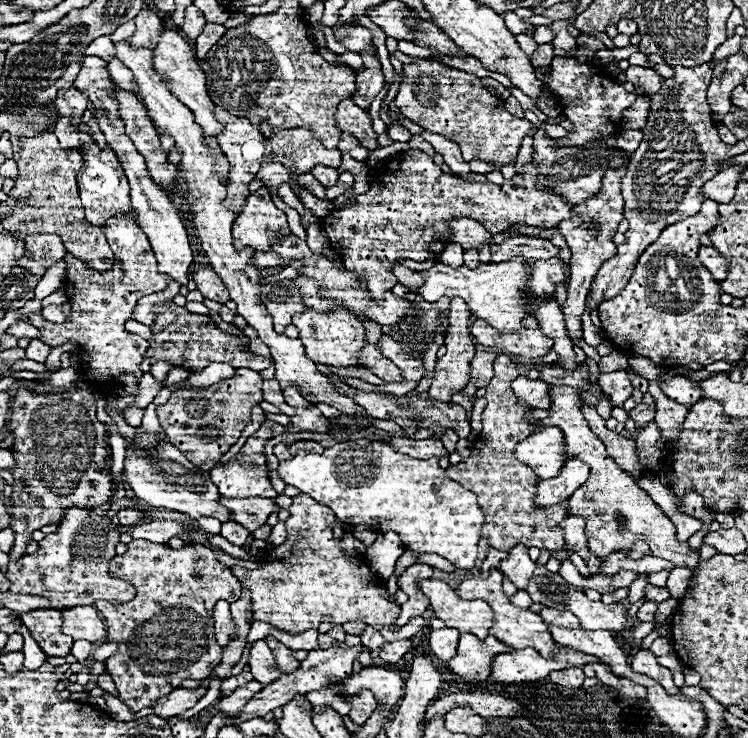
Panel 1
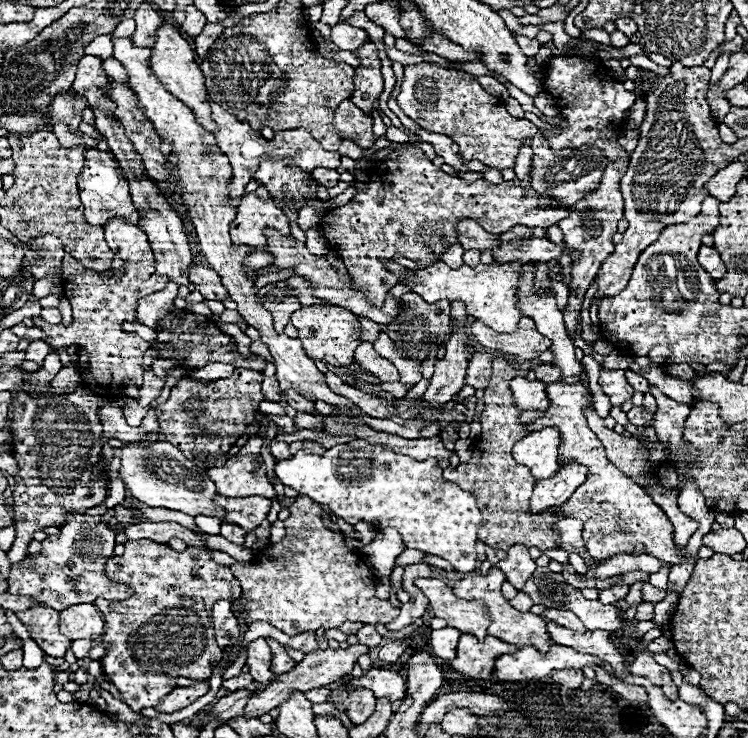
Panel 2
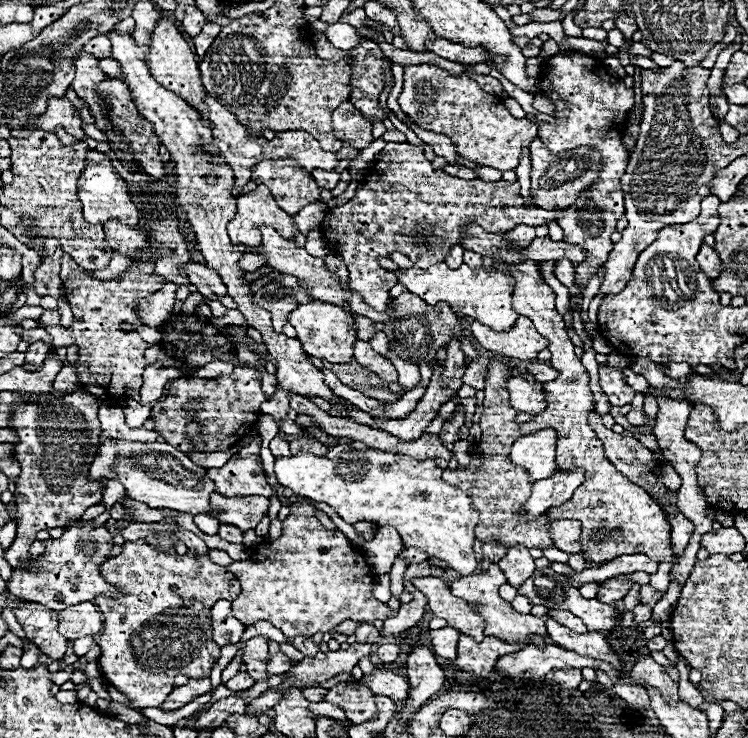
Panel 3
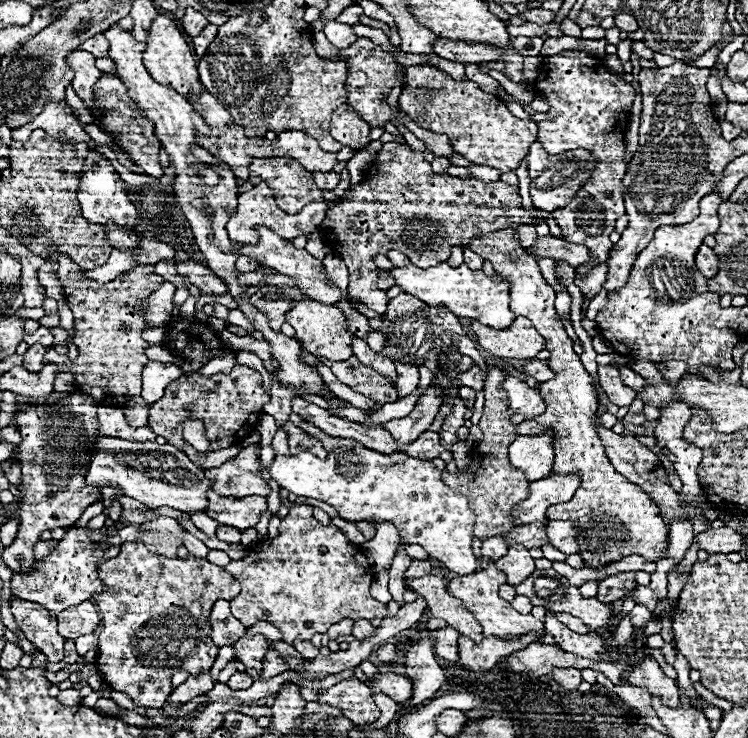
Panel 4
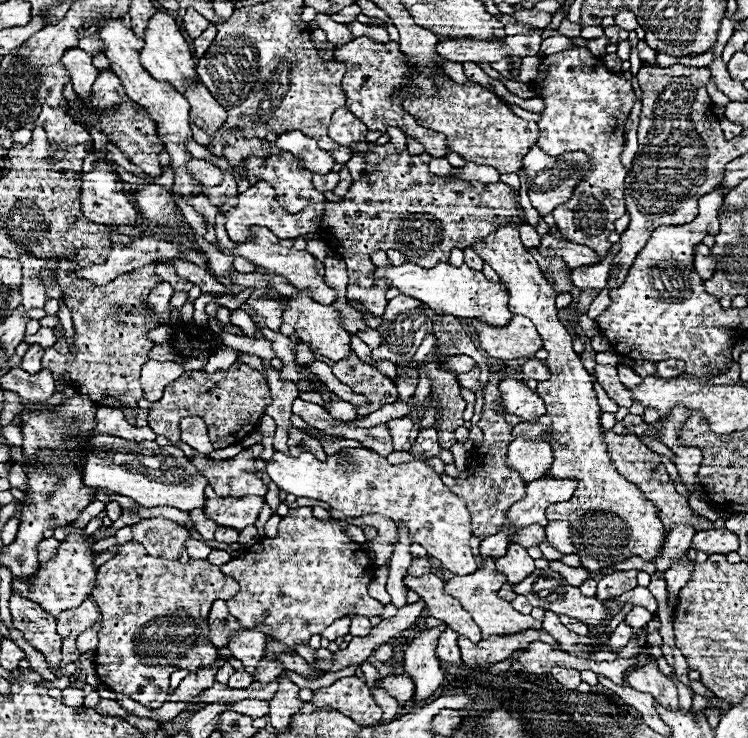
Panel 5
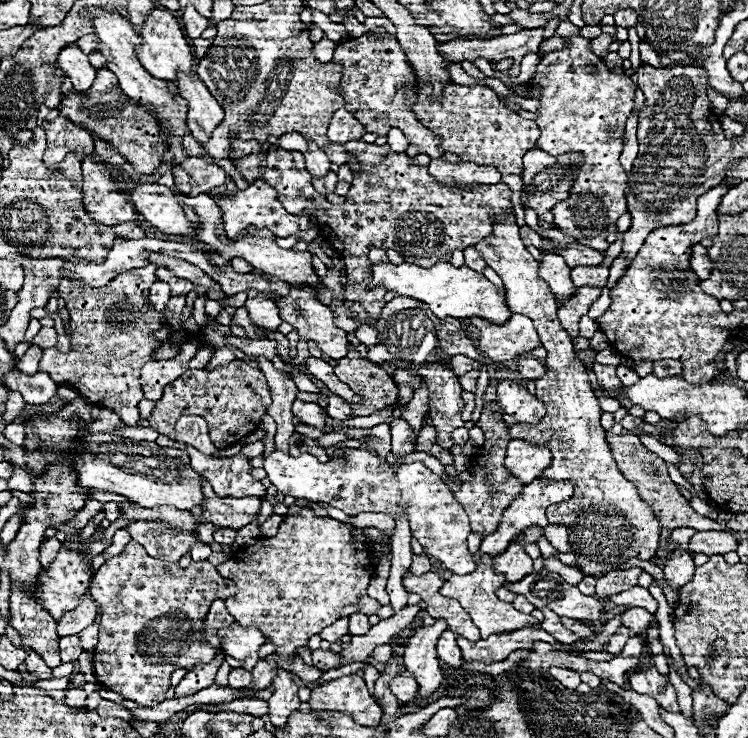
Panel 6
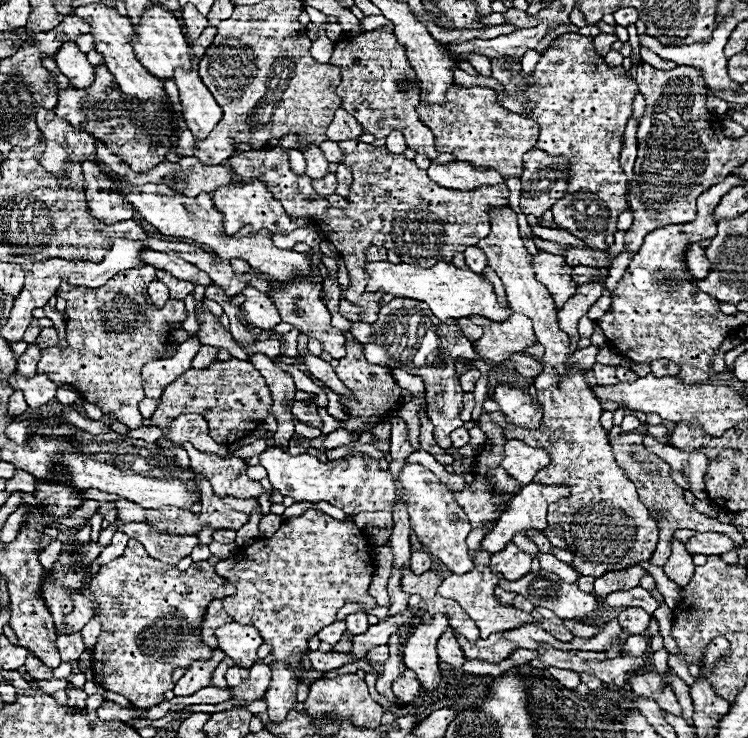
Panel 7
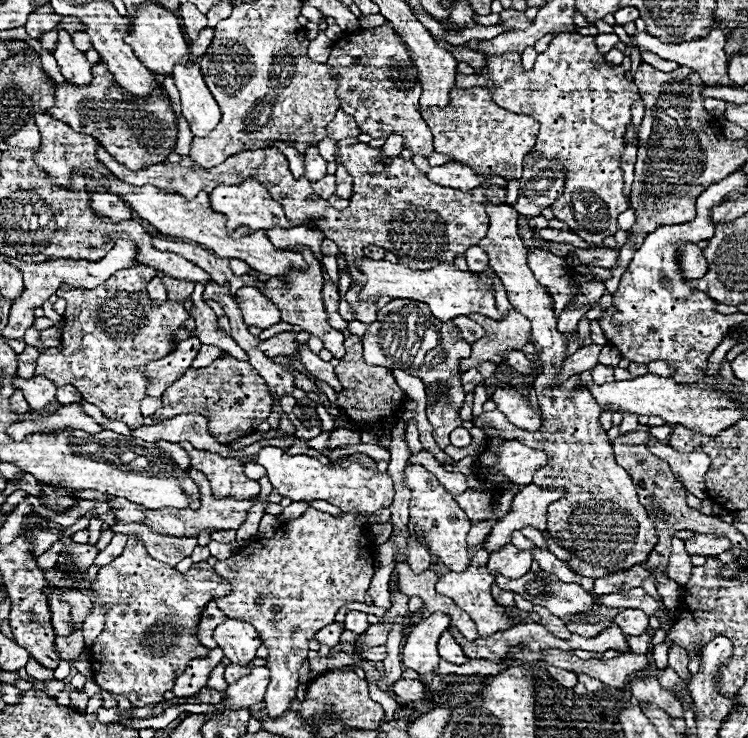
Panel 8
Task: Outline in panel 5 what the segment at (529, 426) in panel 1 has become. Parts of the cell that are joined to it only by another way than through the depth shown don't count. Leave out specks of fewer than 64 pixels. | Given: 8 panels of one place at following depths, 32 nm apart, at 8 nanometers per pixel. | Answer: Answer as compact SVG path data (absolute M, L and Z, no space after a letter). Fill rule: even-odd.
M492 372L488 378L488 384L484 386L484 412L478 422L478 428L482 428L484 432L484 442L476 448L474 460L470 460L466 476L452 478L448 474L442 474L442 482L466 500L466 506L470 508L470 514L472 514L474 536L482 540L486 536L494 536L496 532L500 532L506 524L506 512L510 510L510 506L526 496L526 482L522 480L522 476L518 476L516 470L512 470L506 464L506 452L508 452L510 442L514 440L512 436L514 426L504 420L506 408L498 390L500 382L502 382L500 372ZM530 524L528 528L520 528L510 536L512 544L522 544L524 548L540 546L544 540L546 540L546 534L544 534L544 526L540 524Z

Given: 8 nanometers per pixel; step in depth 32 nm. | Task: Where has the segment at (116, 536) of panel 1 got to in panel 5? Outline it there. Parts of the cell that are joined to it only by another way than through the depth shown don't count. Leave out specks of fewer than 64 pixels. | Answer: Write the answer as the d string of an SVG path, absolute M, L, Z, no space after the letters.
M76 530L76 532L66 534L66 538L60 542L56 554L46 564L40 564L38 570L30 578L26 578L26 580L14 578L12 580L12 590L18 592L20 596L28 598L28 600L42 604L42 608L46 608L46 612L50 612L56 618L58 618L60 612L64 612L68 608L76 608L98 586L96 584L94 560L100 552L94 552L92 544L102 540L102 538L104 538L102 532L96 532L92 536L86 536L84 530Z

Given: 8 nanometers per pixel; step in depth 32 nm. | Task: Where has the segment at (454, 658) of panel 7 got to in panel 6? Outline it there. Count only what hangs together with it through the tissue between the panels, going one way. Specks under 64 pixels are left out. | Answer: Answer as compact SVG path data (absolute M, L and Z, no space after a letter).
M452 630L442 632L442 636L438 640L438 658L444 660L446 664L454 666L454 668L460 668L464 664L462 652L460 652L460 648L456 644L456 634Z

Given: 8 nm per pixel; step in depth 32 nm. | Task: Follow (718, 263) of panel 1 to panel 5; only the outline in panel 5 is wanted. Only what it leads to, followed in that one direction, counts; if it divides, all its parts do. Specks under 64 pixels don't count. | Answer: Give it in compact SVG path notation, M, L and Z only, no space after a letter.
M698 244L696 254L694 254L694 268L696 268L696 272L698 272L704 280L708 280L708 278L712 278L712 276L716 274L716 260L714 260L714 256L710 254L710 248L708 248L708 246Z

